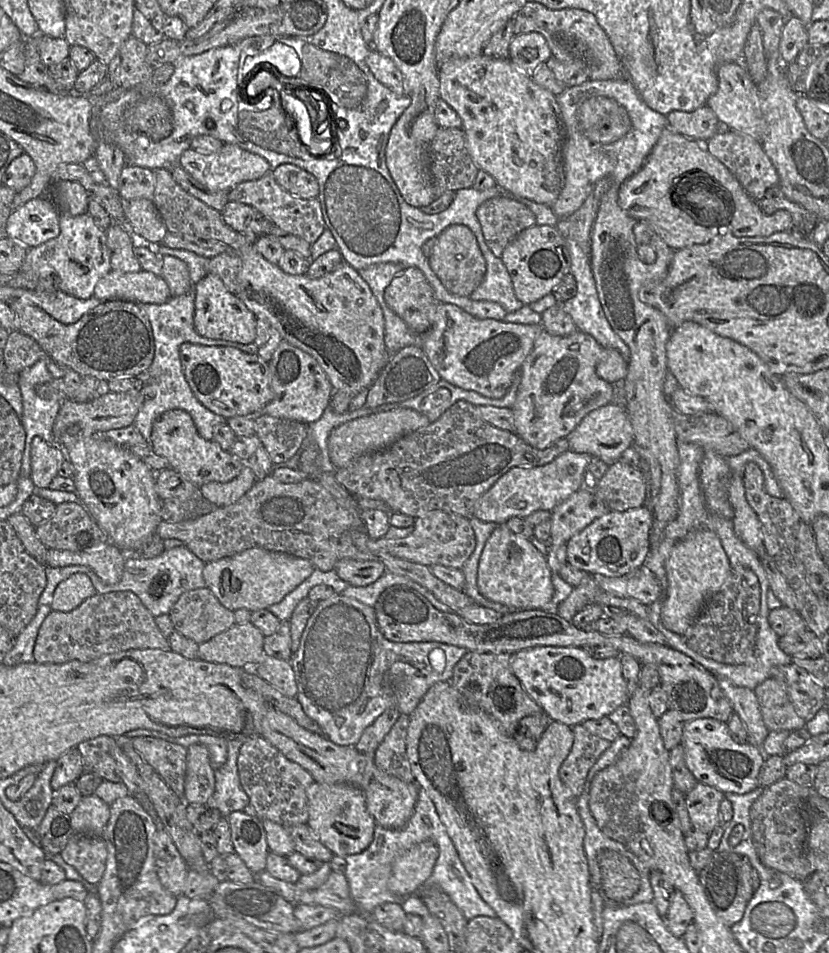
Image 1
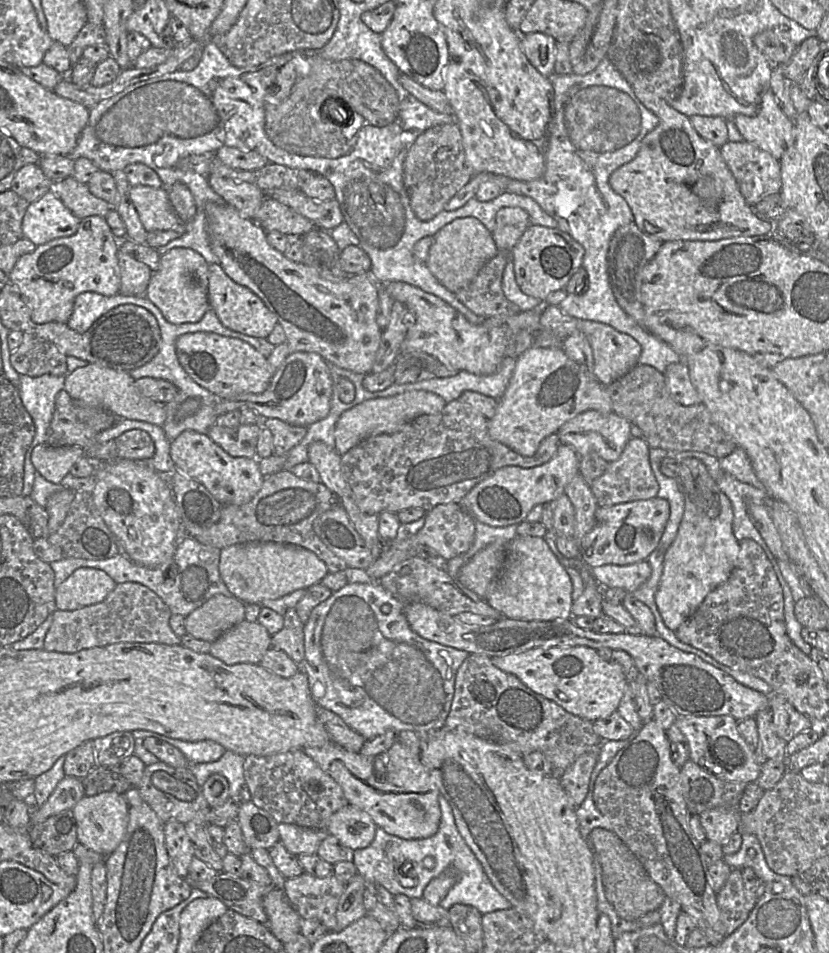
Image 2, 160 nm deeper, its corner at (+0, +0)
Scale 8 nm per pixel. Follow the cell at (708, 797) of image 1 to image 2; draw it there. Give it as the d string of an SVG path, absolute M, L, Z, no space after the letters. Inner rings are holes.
M718 807L699 814L700 822L705 830L707 840L719 845L726 843L738 832L739 812L733 808Z

